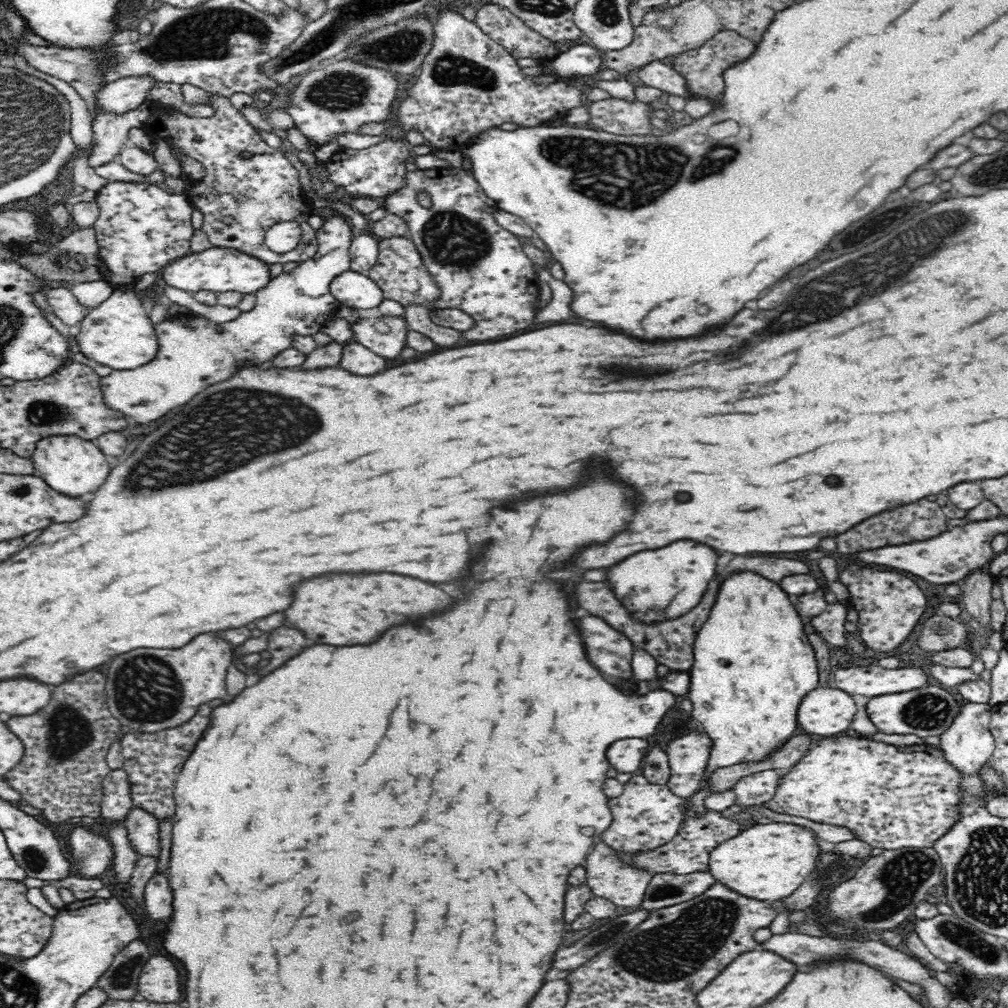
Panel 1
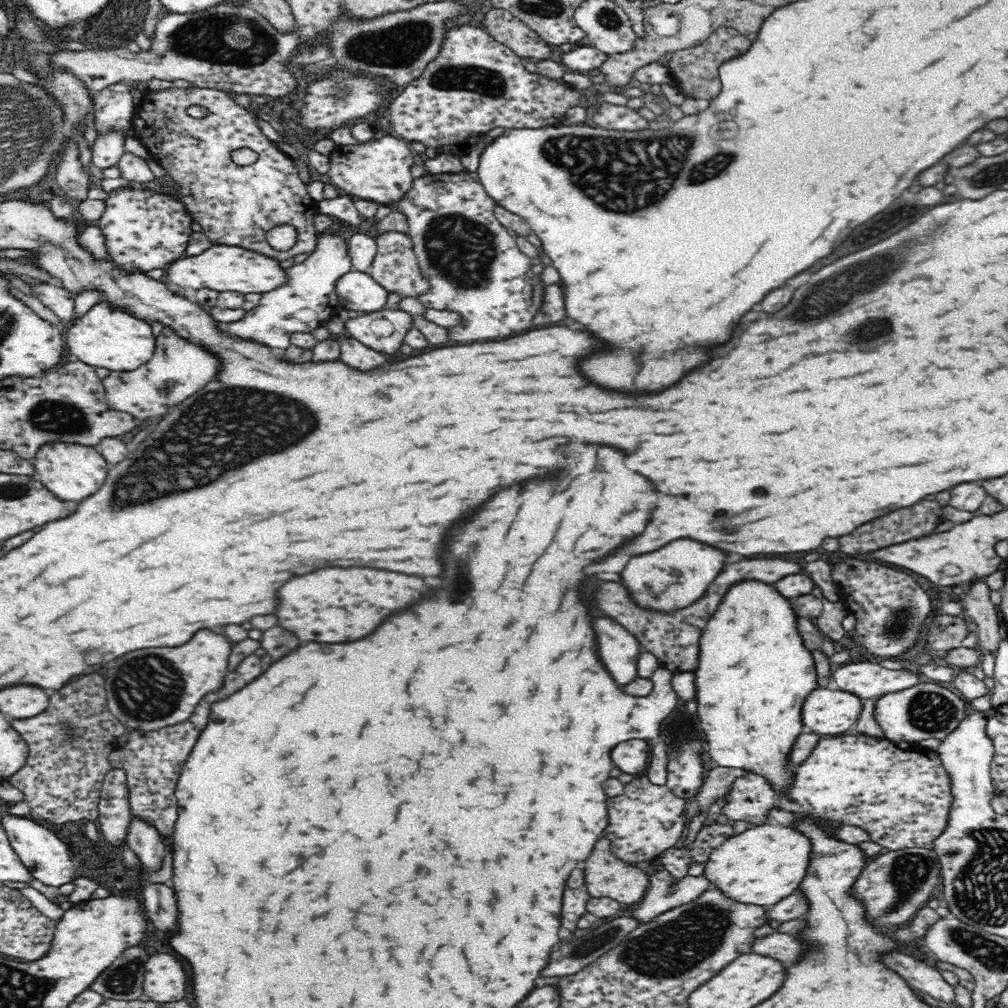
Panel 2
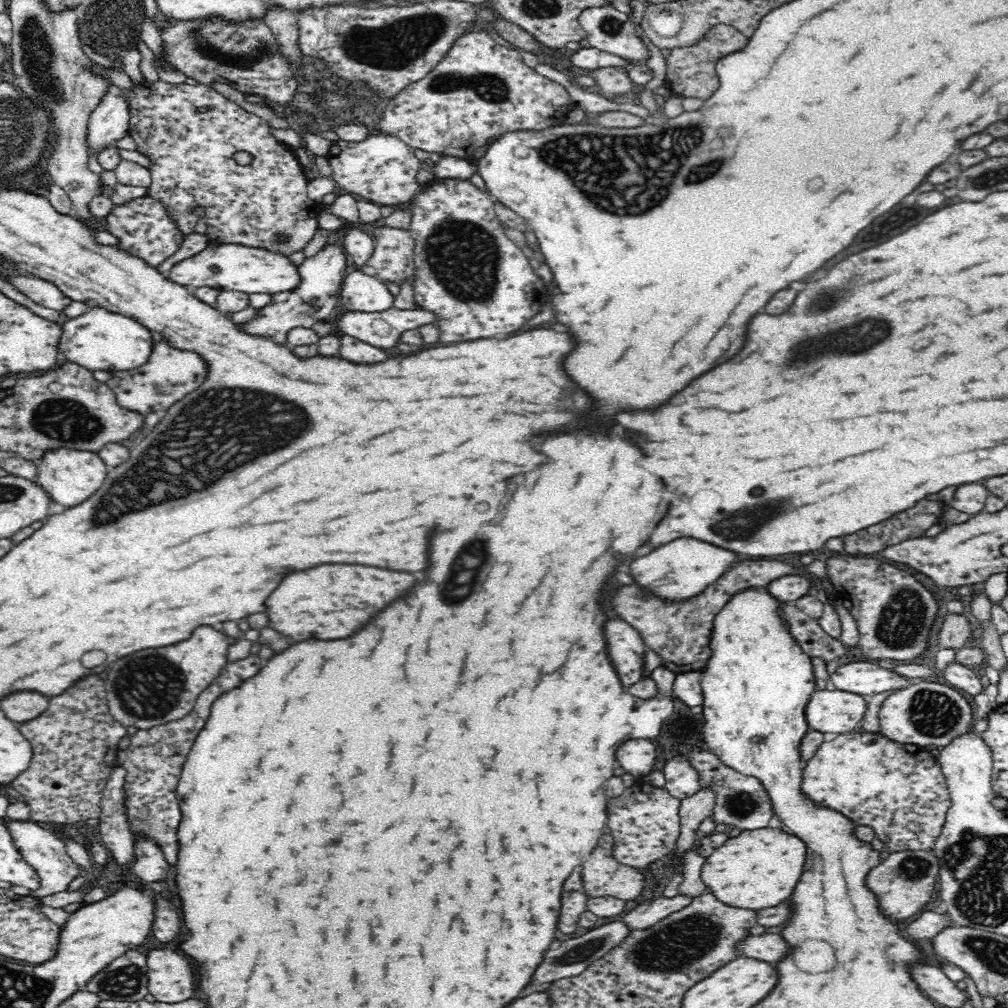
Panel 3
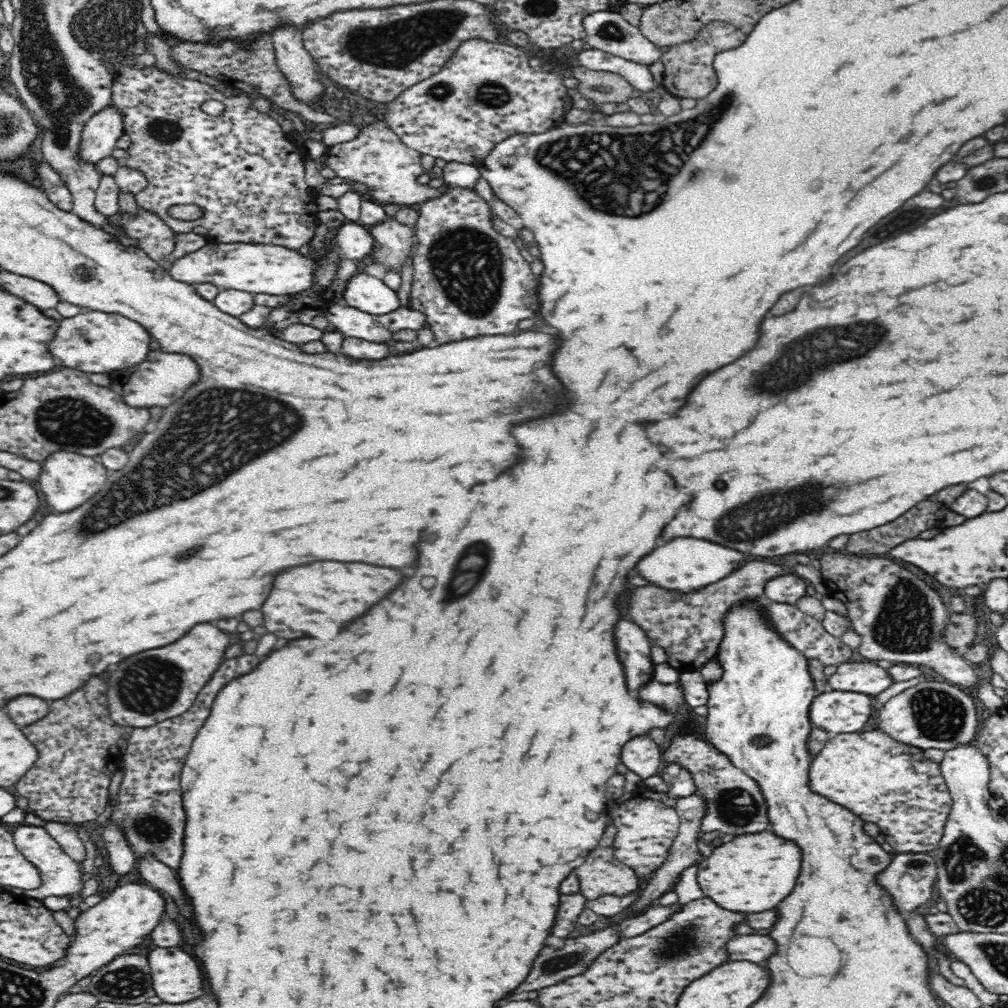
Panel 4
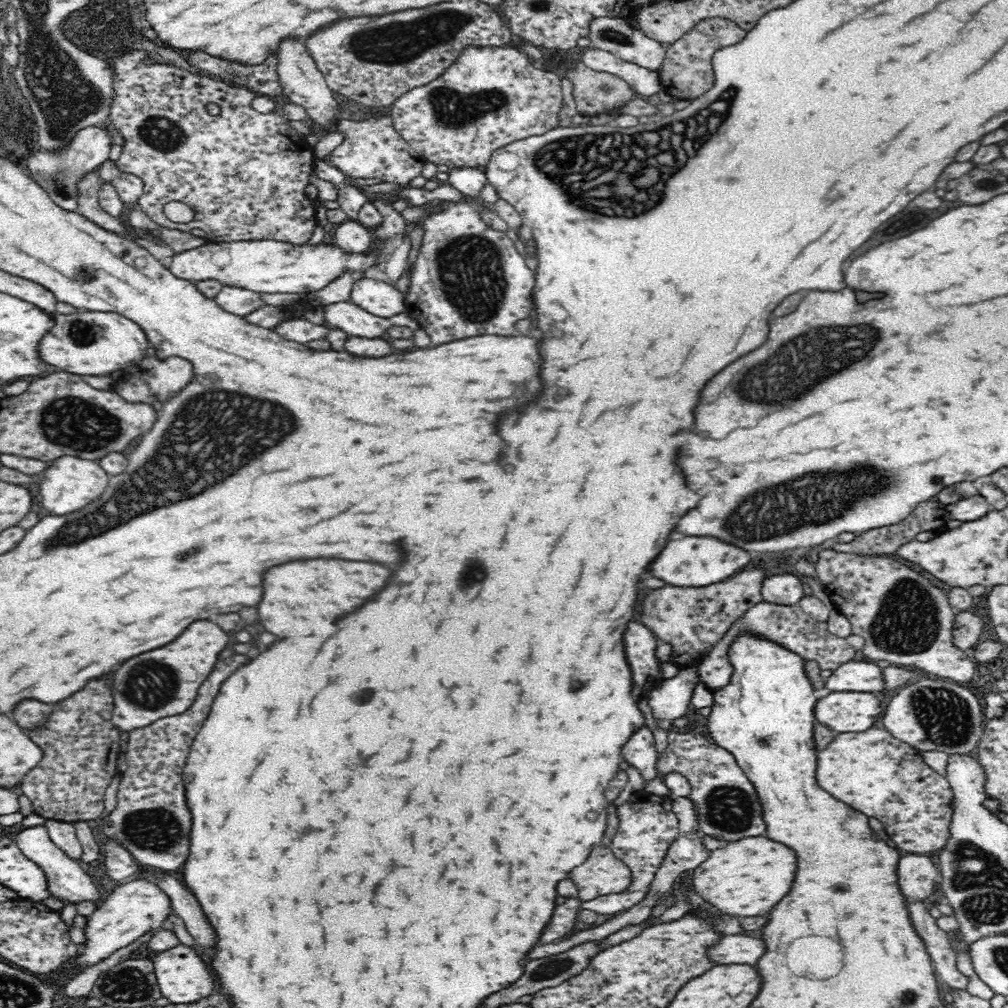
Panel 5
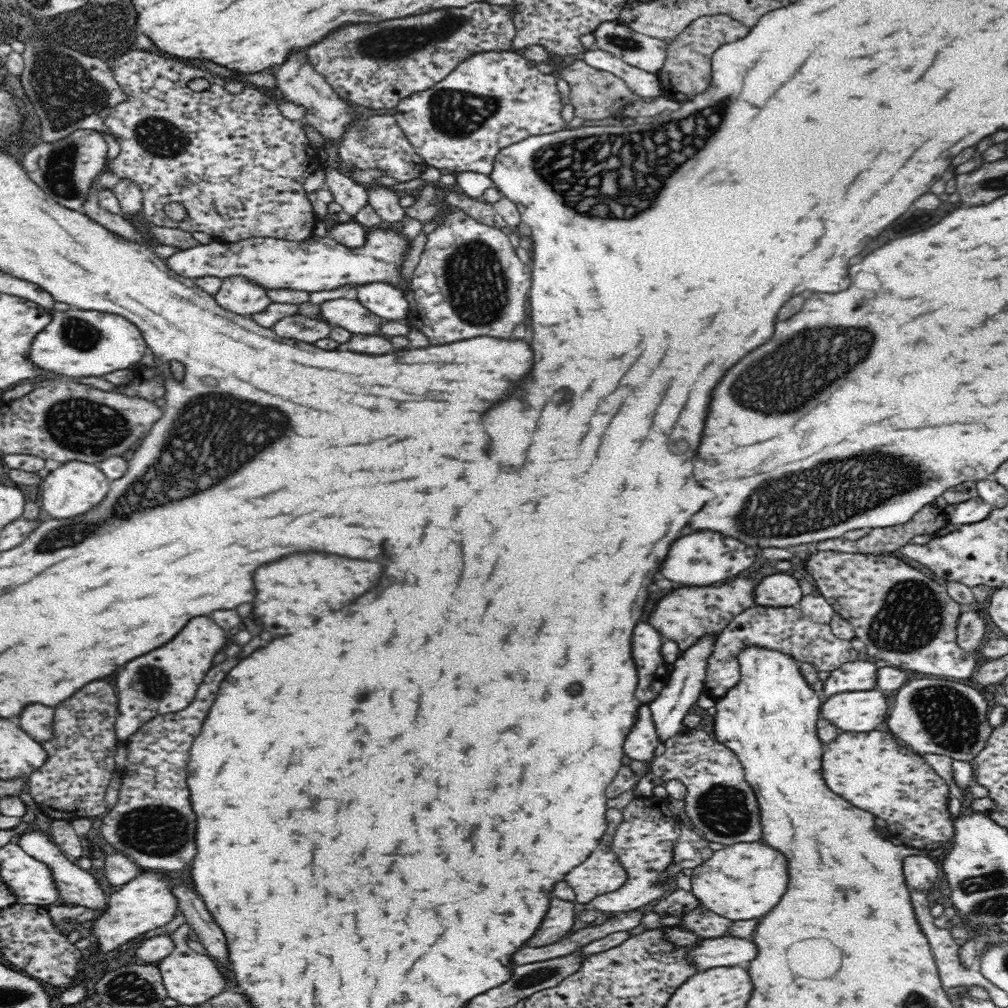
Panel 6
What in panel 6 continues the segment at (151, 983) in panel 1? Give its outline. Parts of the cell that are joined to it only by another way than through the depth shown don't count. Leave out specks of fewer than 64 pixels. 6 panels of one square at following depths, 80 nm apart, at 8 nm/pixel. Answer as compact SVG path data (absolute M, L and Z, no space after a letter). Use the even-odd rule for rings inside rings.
M187 923L181 925L170 936L174 940L175 948L158 965L161 973L161 980L166 989L167 998L174 999L179 1005L195 1006L206 1002L207 999L226 990L226 977L220 974L208 955L198 954L186 945L186 937L190 934L190 927Z

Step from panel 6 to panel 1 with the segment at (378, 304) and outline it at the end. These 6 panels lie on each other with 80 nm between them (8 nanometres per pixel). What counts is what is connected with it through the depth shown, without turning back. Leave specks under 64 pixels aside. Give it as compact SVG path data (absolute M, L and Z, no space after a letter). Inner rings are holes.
M352 270L334 276L329 289L340 304L352 308L376 308L384 300L382 289L370 277Z

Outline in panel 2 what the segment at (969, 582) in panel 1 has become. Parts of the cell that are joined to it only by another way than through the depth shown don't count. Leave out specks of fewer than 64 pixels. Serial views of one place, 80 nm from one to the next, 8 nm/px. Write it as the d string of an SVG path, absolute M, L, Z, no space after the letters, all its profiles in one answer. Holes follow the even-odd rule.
M978 578L970 582L967 590L968 593L964 594L962 602L966 614L977 624L976 635L972 638L978 638L983 649L993 650L996 655L1001 640L995 605L990 599L991 588L985 583L984 578Z

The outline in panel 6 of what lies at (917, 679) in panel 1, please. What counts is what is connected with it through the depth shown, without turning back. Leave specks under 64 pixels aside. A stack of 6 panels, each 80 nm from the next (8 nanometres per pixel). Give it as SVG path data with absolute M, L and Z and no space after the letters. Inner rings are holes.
M864 660L845 662L836 670L830 671L830 675L823 682L823 690L826 696L842 692L856 692L874 690L877 684L877 667L874 663Z

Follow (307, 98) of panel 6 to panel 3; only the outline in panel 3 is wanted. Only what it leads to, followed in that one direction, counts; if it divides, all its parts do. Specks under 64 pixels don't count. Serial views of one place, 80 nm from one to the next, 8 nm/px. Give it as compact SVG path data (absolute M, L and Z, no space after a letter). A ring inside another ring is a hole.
M270 8L266 12L264 22L271 28L278 41L278 45L282 47L282 53L287 56L287 60L291 64L293 70L300 68L300 62L307 60L306 56L298 49L299 40L299 16L284 10L284 8Z

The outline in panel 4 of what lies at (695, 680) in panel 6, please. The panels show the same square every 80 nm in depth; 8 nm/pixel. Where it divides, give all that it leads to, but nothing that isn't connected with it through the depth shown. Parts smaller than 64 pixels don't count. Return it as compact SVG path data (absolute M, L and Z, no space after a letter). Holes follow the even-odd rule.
M653 679L650 682L646 682L645 685L638 686L636 694L637 698L657 704L672 713L684 702L684 695L682 695L682 689L680 689L678 682L674 684L661 684Z

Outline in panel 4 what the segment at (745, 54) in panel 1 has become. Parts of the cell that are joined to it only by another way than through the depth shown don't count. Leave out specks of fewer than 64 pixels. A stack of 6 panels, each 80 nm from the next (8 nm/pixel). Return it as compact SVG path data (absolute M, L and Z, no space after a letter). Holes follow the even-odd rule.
M712 21L695 36L692 42L670 47L661 56L665 66L662 90L682 98L701 99L708 96L717 86L717 74L713 67L714 57L726 50L734 50L746 42L747 34L724 21Z

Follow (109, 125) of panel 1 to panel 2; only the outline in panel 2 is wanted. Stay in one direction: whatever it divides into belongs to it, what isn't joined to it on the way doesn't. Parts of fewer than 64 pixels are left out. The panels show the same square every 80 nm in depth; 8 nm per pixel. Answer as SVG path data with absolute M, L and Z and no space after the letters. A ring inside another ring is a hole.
M106 130L97 134L91 148L91 162L96 168L104 169L117 166L122 154L124 154L124 142L127 133L123 130Z

